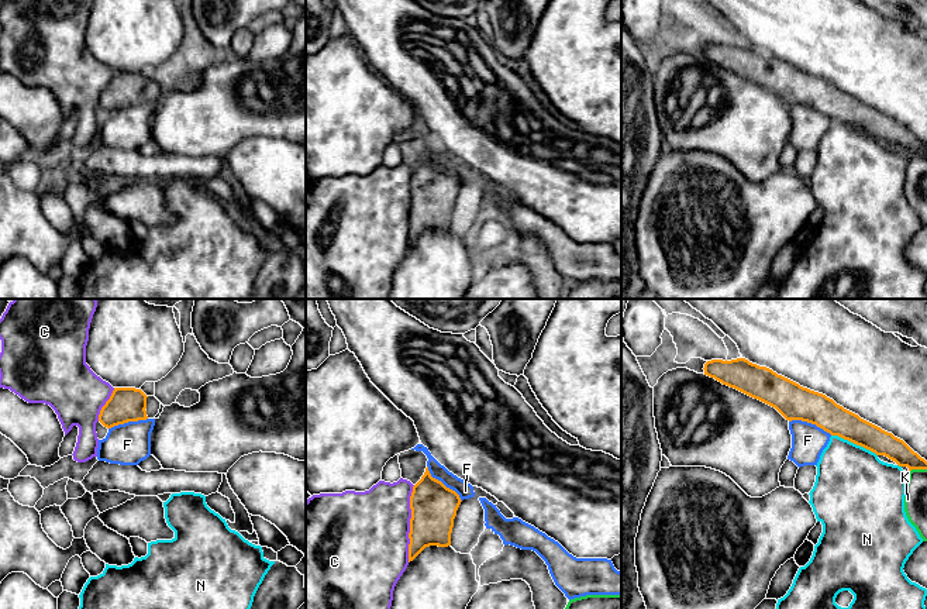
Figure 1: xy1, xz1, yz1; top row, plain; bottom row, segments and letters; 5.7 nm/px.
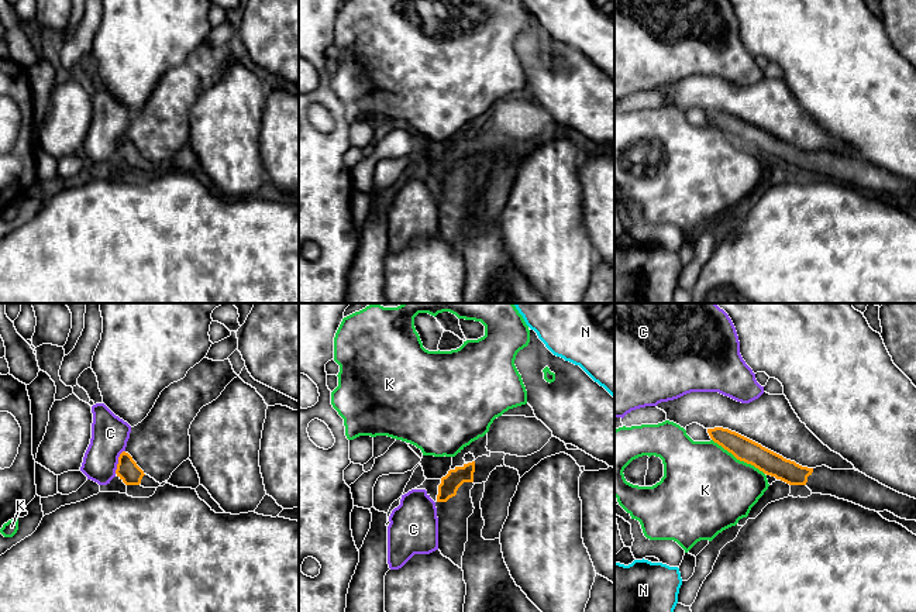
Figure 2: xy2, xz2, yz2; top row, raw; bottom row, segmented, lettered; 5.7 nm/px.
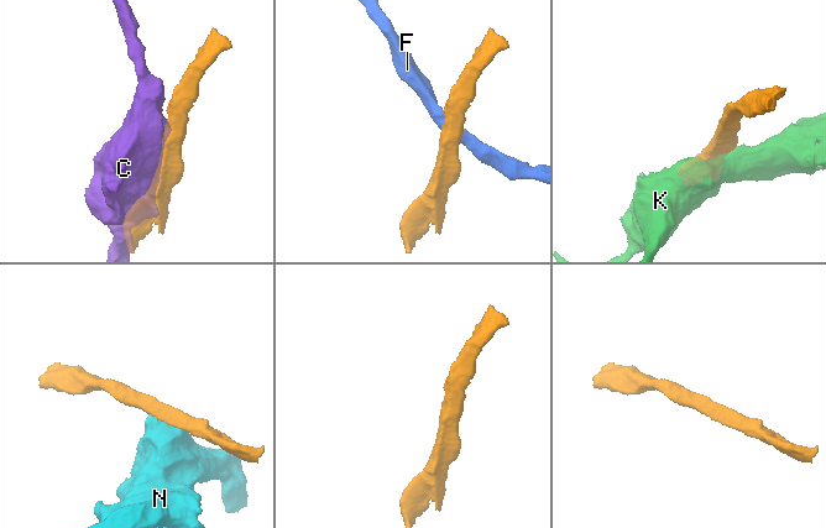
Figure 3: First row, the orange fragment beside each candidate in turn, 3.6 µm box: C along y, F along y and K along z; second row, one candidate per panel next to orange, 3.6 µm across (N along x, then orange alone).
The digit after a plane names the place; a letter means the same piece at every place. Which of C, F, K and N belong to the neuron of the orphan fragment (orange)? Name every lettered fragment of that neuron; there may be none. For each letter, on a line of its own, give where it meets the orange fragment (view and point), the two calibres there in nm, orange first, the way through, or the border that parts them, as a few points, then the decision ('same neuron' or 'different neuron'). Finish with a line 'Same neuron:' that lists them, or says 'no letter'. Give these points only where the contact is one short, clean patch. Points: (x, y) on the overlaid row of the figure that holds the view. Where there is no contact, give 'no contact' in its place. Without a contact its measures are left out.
C: meets orange in xz1 at (410, 523); 260 nm thick on the orange side, 460 nm on the other; different neuron
F: meets orange in xz1 at (441, 482); 260 nm thick on the orange side, 90 nm on the other; border along xz1 (427, 465), (431, 475), (451, 488), (461, 501); different neuron
K: meets orange in yz2 at (739, 458); 140 nm thick on the orange side, 480 nm on the other; different neuron
N: meets orange in yz1 at (854, 443); 170 nm thick on the orange side, 440 nm on the other; border along yz1 (831, 434), (860, 444), (876, 456); different neuron
Same neuron: no letter

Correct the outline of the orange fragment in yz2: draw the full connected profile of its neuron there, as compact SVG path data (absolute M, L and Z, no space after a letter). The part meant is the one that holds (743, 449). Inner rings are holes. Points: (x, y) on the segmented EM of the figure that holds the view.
M707 429L710 439L737 460L789 485L806 485L812 494L831 495L906 520L916 520L916 499L899 494L855 470L807 468L729 429Z

